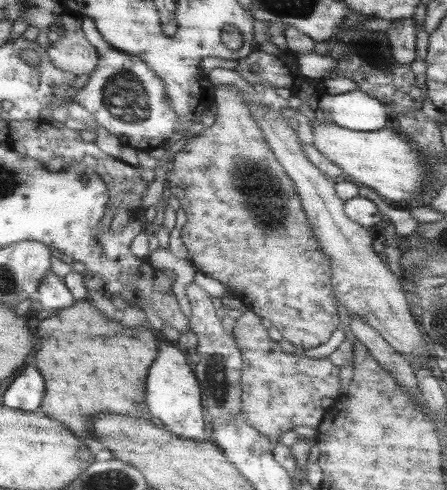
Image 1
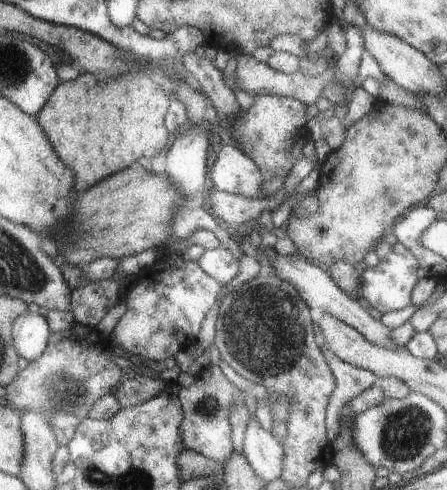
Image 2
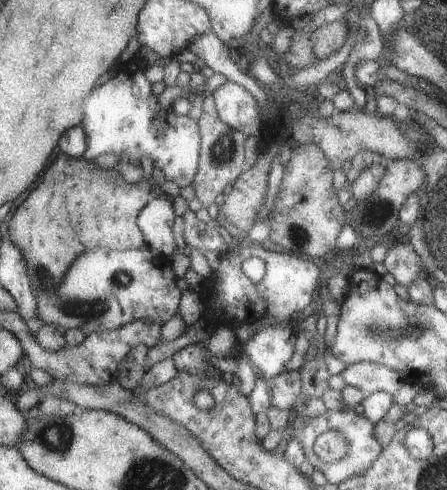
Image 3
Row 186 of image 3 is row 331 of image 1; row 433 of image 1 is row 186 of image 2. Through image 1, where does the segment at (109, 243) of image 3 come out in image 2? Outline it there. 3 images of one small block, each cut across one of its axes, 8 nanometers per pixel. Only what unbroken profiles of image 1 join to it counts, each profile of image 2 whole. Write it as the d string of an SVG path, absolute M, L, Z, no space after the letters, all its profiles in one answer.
M81 74L71 82L63 82L49 98L49 104L39 114L37 122L61 162L75 172L75 190L85 190L103 178L115 176L141 158L153 160L163 150L169 150L169 130L165 116L175 96L153 80L153 74L127 74L115 82L97 84L91 74Z

